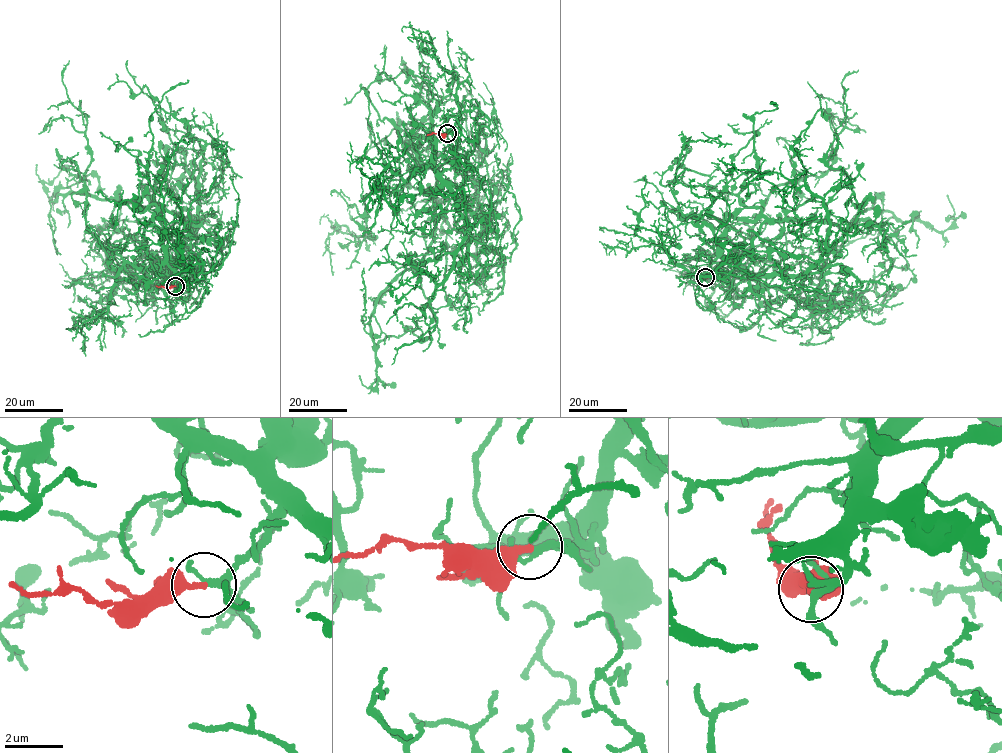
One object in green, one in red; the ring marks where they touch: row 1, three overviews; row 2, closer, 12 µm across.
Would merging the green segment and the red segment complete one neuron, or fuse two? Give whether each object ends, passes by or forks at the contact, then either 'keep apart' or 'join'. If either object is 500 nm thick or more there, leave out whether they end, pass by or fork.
green forks there; red ends there; join

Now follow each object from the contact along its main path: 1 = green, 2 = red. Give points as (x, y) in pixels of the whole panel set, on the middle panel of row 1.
1: (447, 133), (413, 142), (435, 172), (434, 238), (386, 288), (370, 321), (372, 387), (379, 379), (395, 387)
2: (447, 133), (427, 135)

